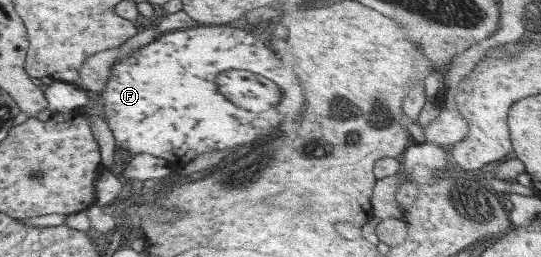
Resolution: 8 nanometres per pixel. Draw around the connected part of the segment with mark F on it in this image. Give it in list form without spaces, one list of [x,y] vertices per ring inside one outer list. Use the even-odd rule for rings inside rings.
[[[199,24],[198,26],[189,26],[177,30],[166,31],[164,34],[160,34],[160,37],[156,37],[154,41],[150,41],[148,45],[144,45],[140,51],[134,50],[126,57],[126,59],[122,58],[118,63],[113,63],[110,67],[110,75],[107,78],[106,84],[100,91],[102,95],[98,95],[98,101],[102,101],[102,113],[106,115],[108,129],[110,129],[112,135],[114,135],[115,148],[126,149],[133,157],[138,153],[159,157],[166,162],[166,165],[168,165],[170,169],[180,169],[180,167],[186,165],[184,159],[190,161],[192,157],[198,157],[198,155],[208,153],[208,151],[222,151],[222,153],[230,155],[230,153],[234,153],[234,149],[236,149],[240,143],[254,143],[256,139],[260,139],[260,137],[264,137],[264,135],[268,135],[268,133],[274,133],[274,131],[278,129],[278,125],[280,125],[284,119],[298,119],[298,117],[282,117],[282,115],[300,115],[302,109],[304,109],[304,103],[306,103],[306,99],[304,99],[304,89],[302,89],[302,85],[300,85],[300,79],[298,79],[298,75],[296,75],[296,69],[294,69],[294,75],[288,75],[288,69],[284,69],[282,61],[280,61],[280,59],[278,59],[264,43],[260,43],[260,41],[254,39],[254,37],[258,36],[244,28],[232,28],[232,25]],[[226,69],[246,69],[246,71],[258,73],[258,75],[262,75],[262,77],[274,81],[274,83],[284,91],[282,103],[278,103],[278,105],[274,107],[274,109],[276,109],[276,115],[246,115],[246,113],[242,115],[242,111],[240,111],[240,115],[238,115],[238,113],[234,115],[232,111],[238,111],[238,109],[236,109],[234,105],[230,105],[230,103],[216,91],[216,85],[214,85],[214,77],[216,77],[220,71],[226,71]]]

